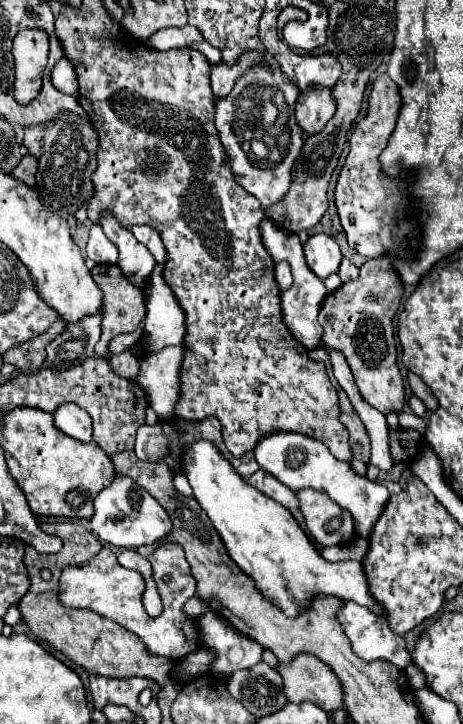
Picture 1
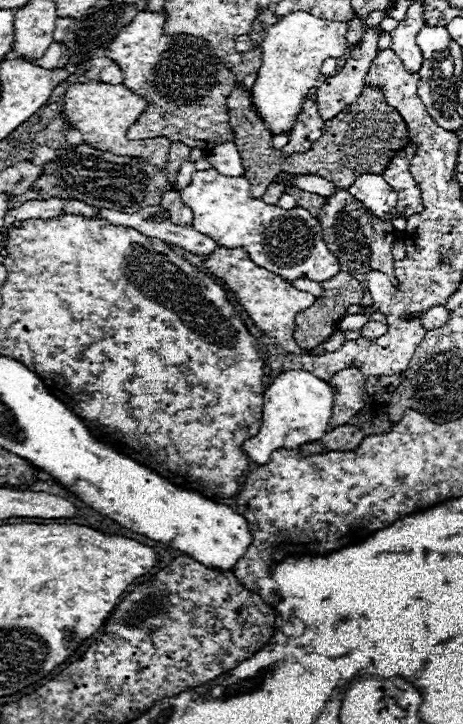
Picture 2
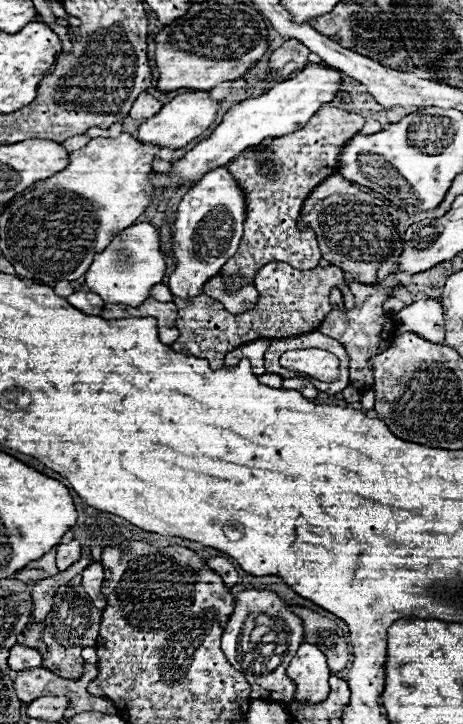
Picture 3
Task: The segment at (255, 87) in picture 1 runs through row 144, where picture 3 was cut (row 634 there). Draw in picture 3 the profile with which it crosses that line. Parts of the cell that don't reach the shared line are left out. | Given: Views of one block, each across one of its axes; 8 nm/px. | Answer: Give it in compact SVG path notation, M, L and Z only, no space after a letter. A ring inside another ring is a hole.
M244 590L236 596L234 612L230 614L228 624L222 634L222 650L228 662L242 672L250 686L252 698L262 698L264 702L280 702L288 704L294 698L294 684L286 676L286 668L294 658L298 646L302 644L302 622L288 610L288 604L268 590ZM256 626L268 626L268 634L264 634L258 642L250 640L250 634Z

